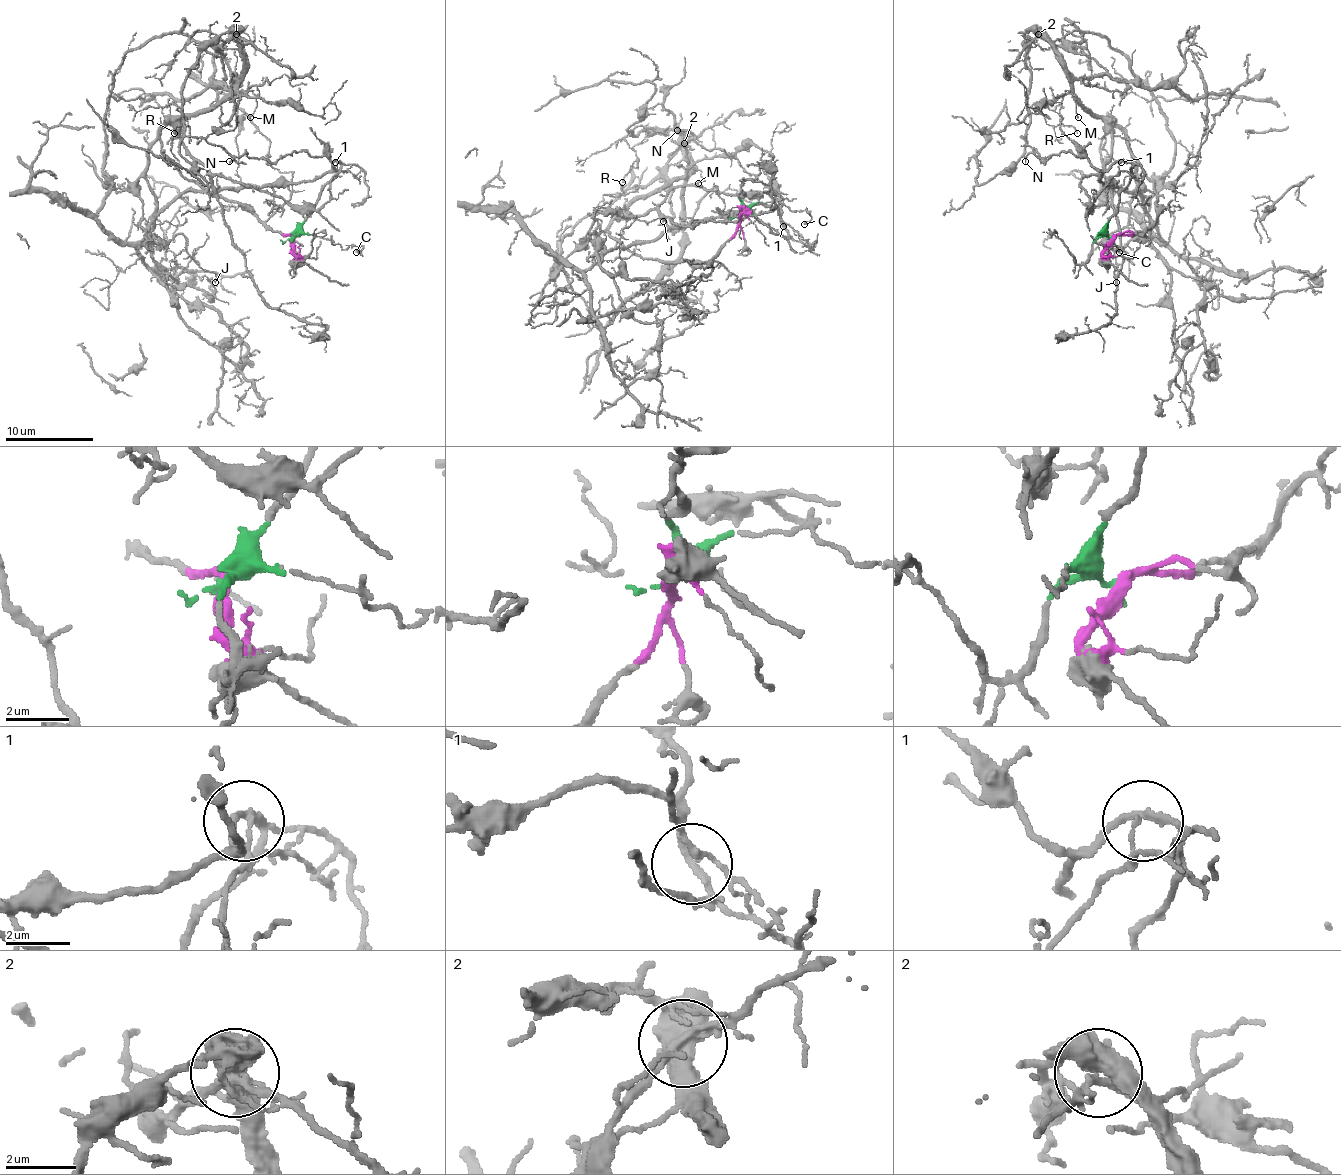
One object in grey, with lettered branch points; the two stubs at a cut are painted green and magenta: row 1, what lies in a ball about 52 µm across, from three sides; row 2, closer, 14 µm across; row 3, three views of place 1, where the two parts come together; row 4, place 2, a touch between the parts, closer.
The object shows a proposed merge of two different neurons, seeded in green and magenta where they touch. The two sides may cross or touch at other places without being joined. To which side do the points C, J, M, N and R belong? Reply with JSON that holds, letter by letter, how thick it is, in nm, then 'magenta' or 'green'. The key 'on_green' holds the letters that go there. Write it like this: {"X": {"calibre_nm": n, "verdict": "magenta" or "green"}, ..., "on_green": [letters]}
{"C": {"calibre_nm": 170, "verdict": "green"}, "J": {"calibre_nm": 120, "verdict": "magenta"}, "M": {"calibre_nm": 110, "verdict": "magenta"}, "N": {"calibre_nm": 140, "verdict": "green"}, "R": {"calibre_nm": 100, "verdict": "magenta"}, "on_green": ["C", "N"]}

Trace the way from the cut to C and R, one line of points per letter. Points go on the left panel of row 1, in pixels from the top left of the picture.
C: (291, 239), (309, 235), (329, 239), (344, 250), (364, 248), (355, 252)
R: (291, 239), (162, 151), (164, 127), (234, 87), (232, 30), (199, 54), (175, 133)

